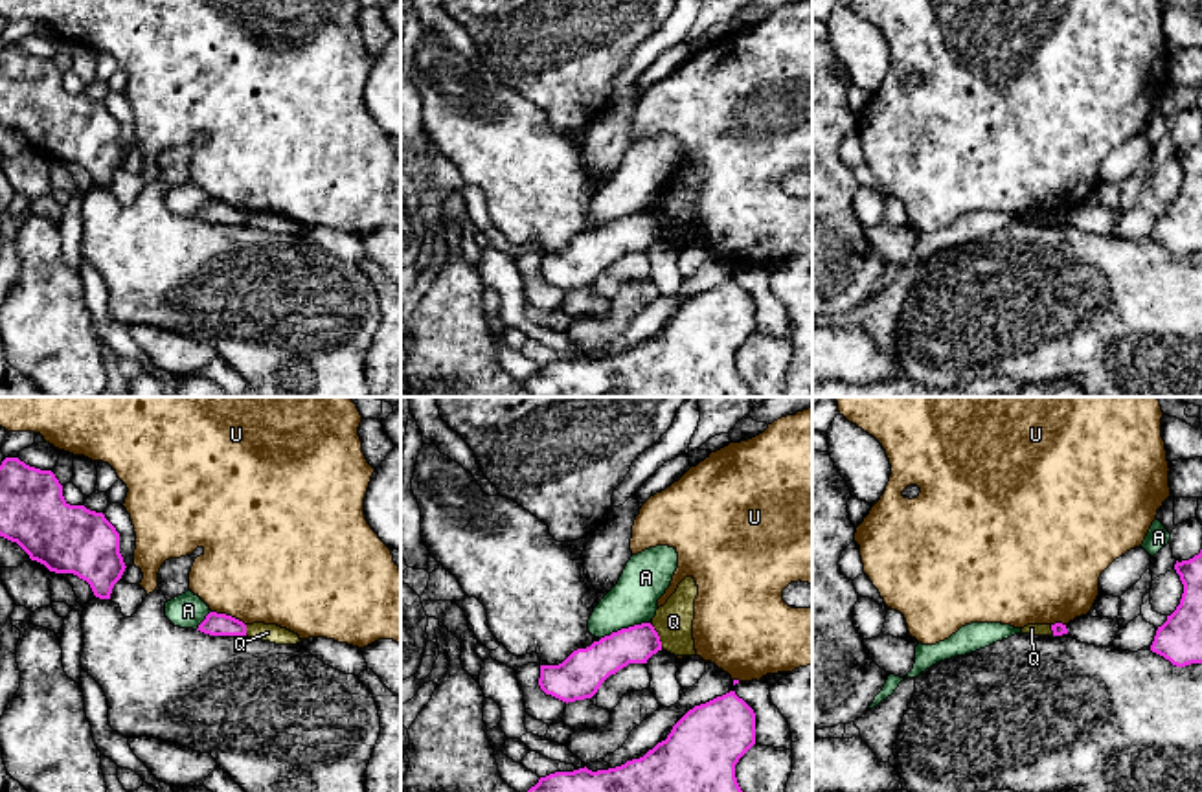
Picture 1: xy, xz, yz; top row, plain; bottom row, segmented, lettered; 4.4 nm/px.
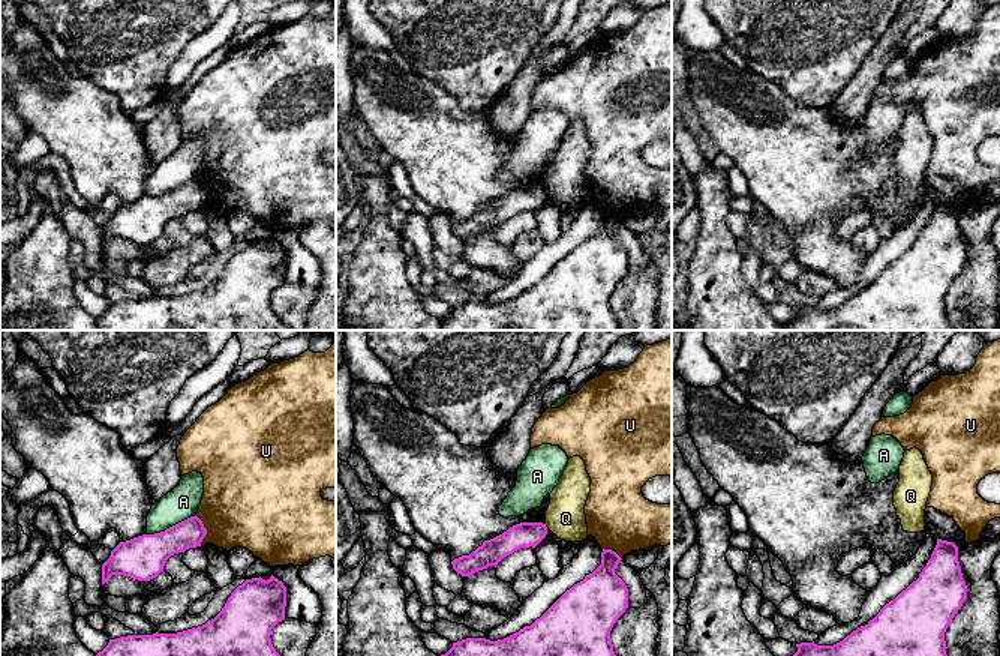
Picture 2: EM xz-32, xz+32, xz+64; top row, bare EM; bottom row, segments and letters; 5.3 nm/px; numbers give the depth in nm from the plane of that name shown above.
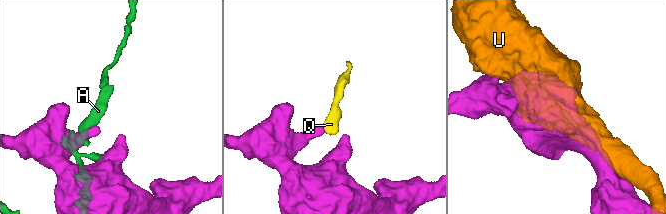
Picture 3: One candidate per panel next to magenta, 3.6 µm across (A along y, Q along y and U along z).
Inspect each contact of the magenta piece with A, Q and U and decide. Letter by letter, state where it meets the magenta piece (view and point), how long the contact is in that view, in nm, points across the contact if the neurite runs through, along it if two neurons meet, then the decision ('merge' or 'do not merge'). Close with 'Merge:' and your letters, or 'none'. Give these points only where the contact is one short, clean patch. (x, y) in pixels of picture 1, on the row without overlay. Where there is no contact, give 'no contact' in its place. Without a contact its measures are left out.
A: contact xz (623, 217); length 240 nm; do not merge
Q: contact xz (658, 225); length 120 nm; border xz (651, 214), (662, 236); do not merge
U: contact xy (228, 204); length 170 nm; do not merge
Merge: none

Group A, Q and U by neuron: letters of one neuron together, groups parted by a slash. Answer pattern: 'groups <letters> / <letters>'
groups A / Q / U

